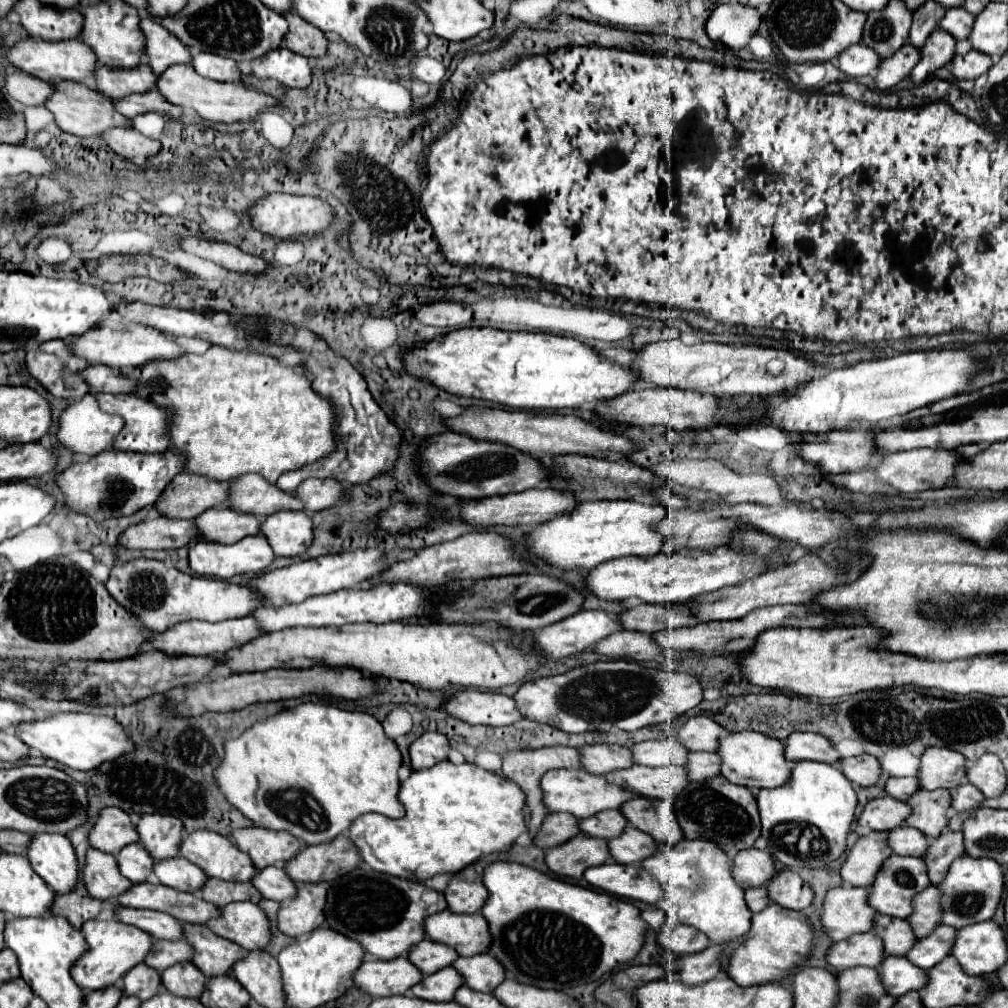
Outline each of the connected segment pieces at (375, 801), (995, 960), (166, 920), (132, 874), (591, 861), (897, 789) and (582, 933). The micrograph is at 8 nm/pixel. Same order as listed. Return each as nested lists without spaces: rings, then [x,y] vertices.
[[[301,703],[295,709],[285,709],[277,715],[271,715],[263,721],[253,723],[249,729],[245,729],[237,739],[227,739],[223,743],[223,761],[219,763],[219,767],[215,769],[215,781],[219,785],[219,791],[223,793],[223,797],[235,807],[239,809],[249,821],[267,827],[267,829],[285,829],[291,835],[299,837],[305,845],[317,845],[317,843],[327,843],[331,841],[335,835],[345,833],[351,825],[351,821],[363,813],[381,813],[389,819],[399,819],[403,817],[403,807],[397,801],[397,785],[399,785],[399,777],[397,777],[397,769],[401,767],[401,753],[397,749],[397,745],[383,733],[381,723],[371,717],[369,713],[357,713],[357,711],[343,711],[331,705],[317,705],[317,703]]]
[[[995,921],[967,925],[957,931],[951,955],[967,975],[993,973],[1007,961],[1007,941]]]
[[[117,907],[115,915],[121,923],[135,925],[143,931],[147,931],[151,937],[157,939],[169,939],[177,941],[181,939],[181,923],[175,921],[175,917],[161,913],[161,911],[149,911],[149,909],[127,909],[127,907]]]
[[[131,843],[119,851],[117,863],[123,877],[127,877],[131,883],[141,883],[147,879],[147,875],[151,875],[153,857],[149,857],[149,853],[141,849],[141,845]]]
[[[581,833],[575,839],[545,851],[547,867],[561,877],[573,879],[579,879],[587,867],[603,865],[607,861],[611,861],[607,853],[607,841],[585,837]]]
[[[889,777],[885,783],[885,793],[899,801],[907,801],[917,789],[919,789],[919,781],[915,777],[905,777],[905,779]]]
[[[519,863],[487,865],[483,885],[489,891],[481,907],[491,933],[489,953],[505,967],[509,979],[541,989],[563,991],[601,979],[637,955],[649,929],[635,905],[609,893],[557,881]]]

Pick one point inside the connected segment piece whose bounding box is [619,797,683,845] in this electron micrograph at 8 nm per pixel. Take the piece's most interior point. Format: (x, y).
(639, 812)

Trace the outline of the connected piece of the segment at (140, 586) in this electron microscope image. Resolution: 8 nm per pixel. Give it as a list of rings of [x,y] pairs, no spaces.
[[[135,559],[125,567],[113,567],[107,591],[131,613],[135,613],[147,629],[167,631],[181,621],[201,619],[201,621],[227,621],[251,615],[255,609],[269,605],[263,597],[257,597],[249,587],[239,587],[231,581],[207,579],[201,575],[189,575],[175,567],[167,567],[163,561]]]

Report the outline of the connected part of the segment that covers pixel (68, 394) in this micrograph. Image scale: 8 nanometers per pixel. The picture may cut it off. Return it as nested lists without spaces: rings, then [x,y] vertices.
[[[53,339],[35,351],[27,351],[25,363],[29,373],[55,397],[77,401],[91,391],[87,381],[81,381],[81,371],[89,367],[89,361],[77,357],[63,339]]]

